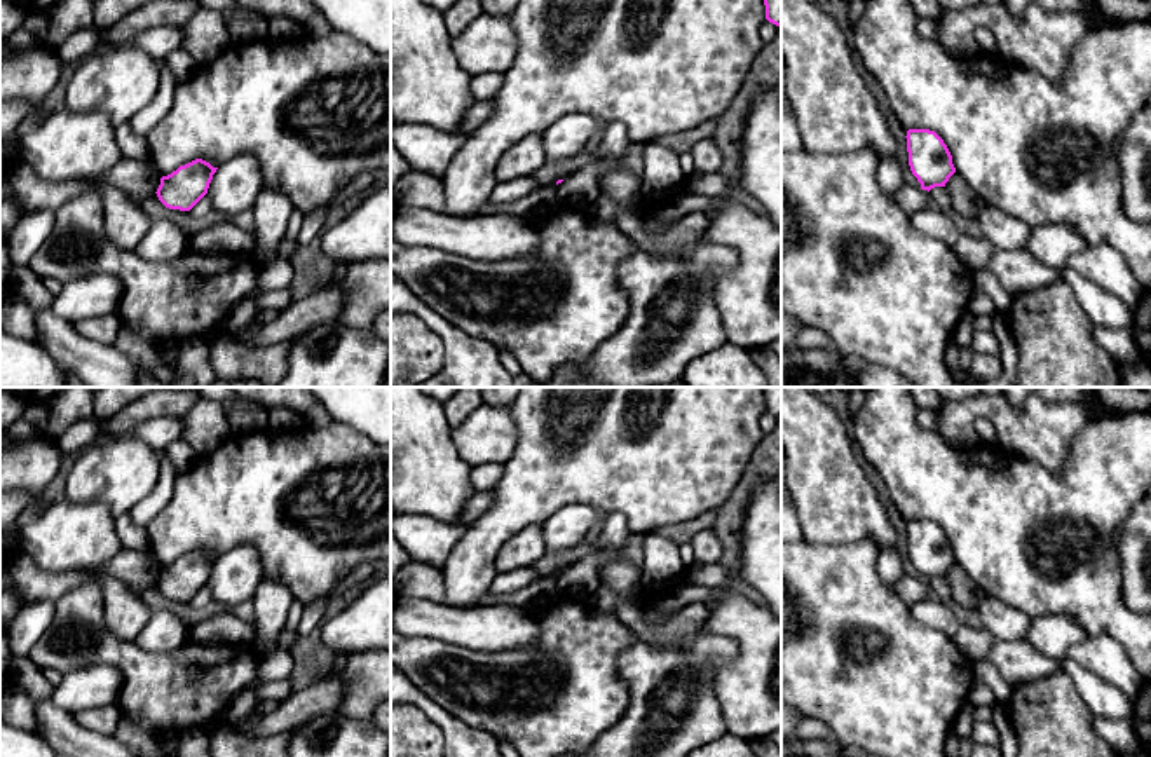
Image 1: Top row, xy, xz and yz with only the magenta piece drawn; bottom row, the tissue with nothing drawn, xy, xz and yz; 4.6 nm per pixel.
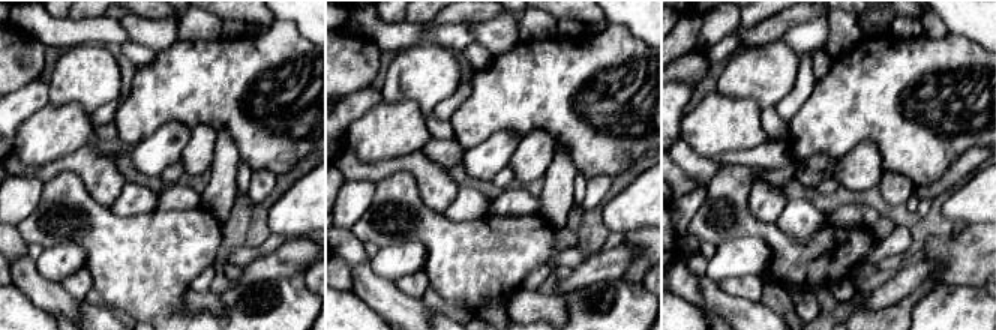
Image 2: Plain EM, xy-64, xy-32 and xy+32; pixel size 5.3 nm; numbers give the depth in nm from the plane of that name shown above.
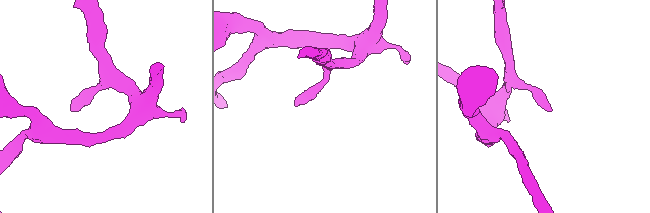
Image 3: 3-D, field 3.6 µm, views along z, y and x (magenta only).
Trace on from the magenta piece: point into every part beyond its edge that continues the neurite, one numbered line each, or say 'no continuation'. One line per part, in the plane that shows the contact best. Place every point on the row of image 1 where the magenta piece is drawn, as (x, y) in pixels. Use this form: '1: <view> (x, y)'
no continuation

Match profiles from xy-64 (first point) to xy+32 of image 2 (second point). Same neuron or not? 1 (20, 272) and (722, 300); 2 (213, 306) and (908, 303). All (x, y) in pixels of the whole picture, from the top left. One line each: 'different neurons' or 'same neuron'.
1: same neuron
2: same neuron

